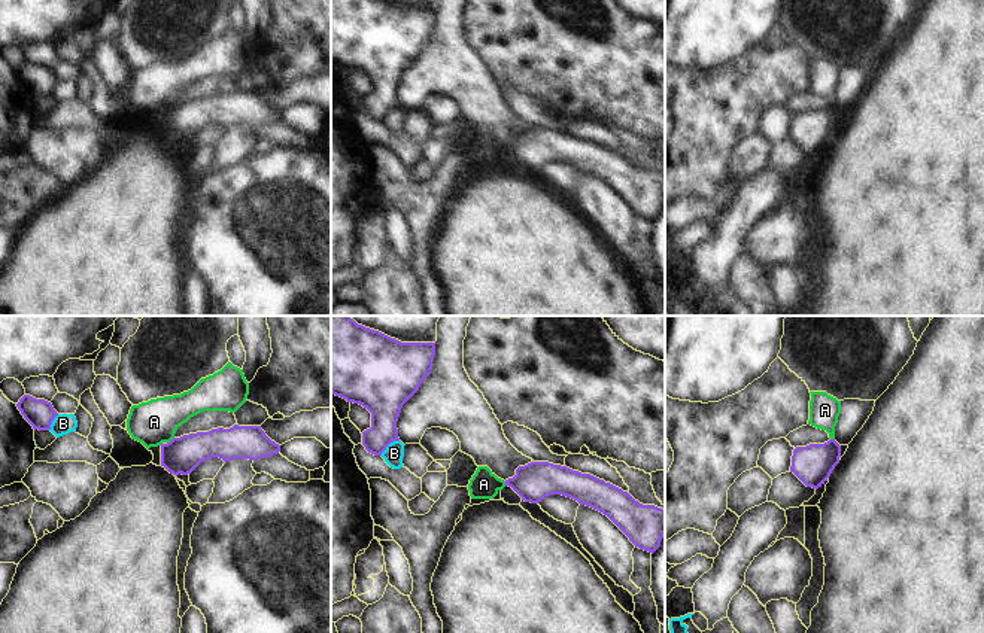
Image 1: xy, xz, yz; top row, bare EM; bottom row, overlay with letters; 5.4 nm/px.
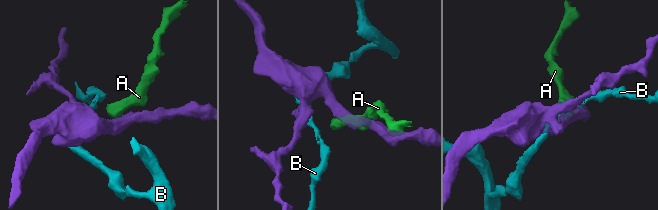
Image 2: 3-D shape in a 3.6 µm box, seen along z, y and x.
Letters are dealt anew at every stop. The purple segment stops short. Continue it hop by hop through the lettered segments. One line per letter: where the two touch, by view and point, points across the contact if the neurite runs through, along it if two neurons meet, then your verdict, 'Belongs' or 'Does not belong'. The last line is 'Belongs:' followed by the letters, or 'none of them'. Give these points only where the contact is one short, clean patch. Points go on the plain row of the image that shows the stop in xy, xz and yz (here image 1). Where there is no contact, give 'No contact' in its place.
A: Touches purple at xy (172, 106). Boundary: xy (173, 103), (167, 109). Does not belong
B: Touches purple at xz (388, 110). Does not belong
Belongs: none of them.

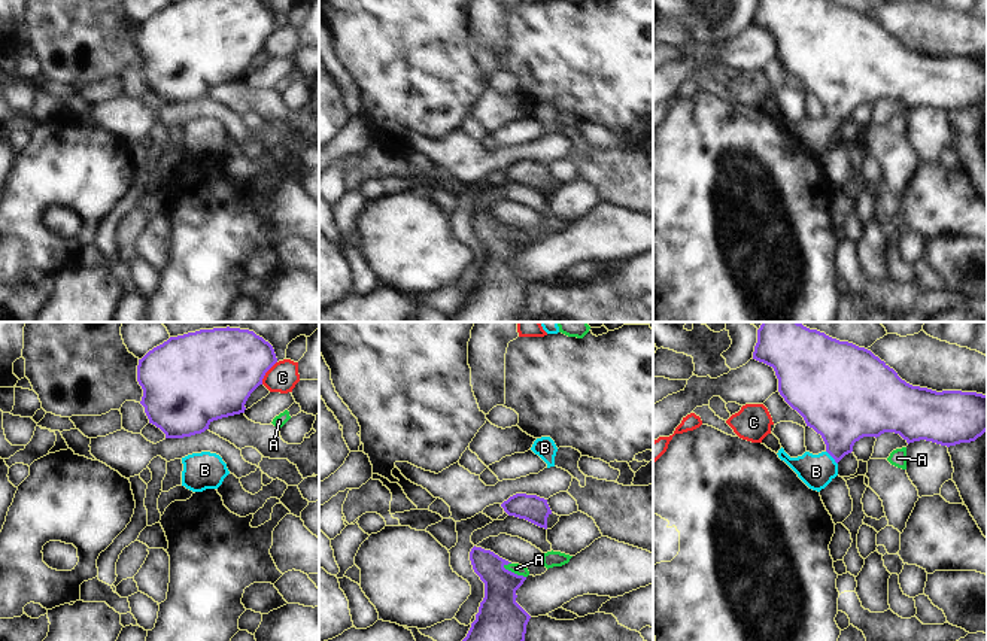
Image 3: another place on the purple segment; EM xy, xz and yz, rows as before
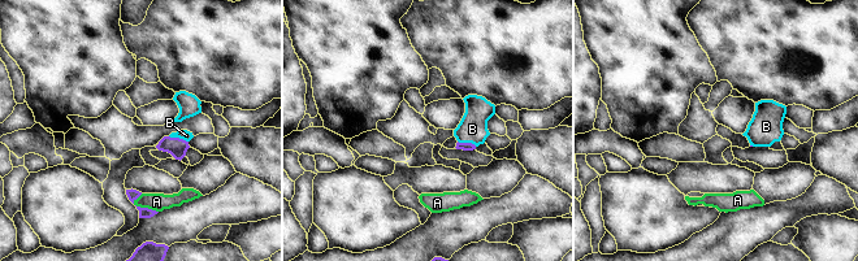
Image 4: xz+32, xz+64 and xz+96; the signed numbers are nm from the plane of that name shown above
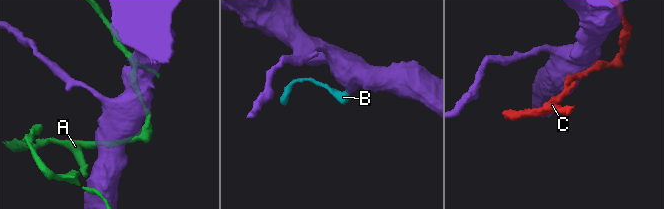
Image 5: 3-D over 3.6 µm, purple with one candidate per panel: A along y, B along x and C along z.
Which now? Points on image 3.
A: Touches purple at xz (513, 239). Boundary: xz (503, 231), (525, 243). Does not belong
B: Touches purple at yz (832, 122). Path across: yz (843, 78), (840, 108), (832, 122), (816, 137). Belongs
C: Touches purple at xy (266, 38). Boundary: xy (276, 27), (261, 49). Does not belong
Belongs: B.

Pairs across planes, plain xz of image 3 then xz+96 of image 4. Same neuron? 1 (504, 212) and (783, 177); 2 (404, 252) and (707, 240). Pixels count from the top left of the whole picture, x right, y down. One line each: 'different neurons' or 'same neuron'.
1: different neurons
2: different neurons

